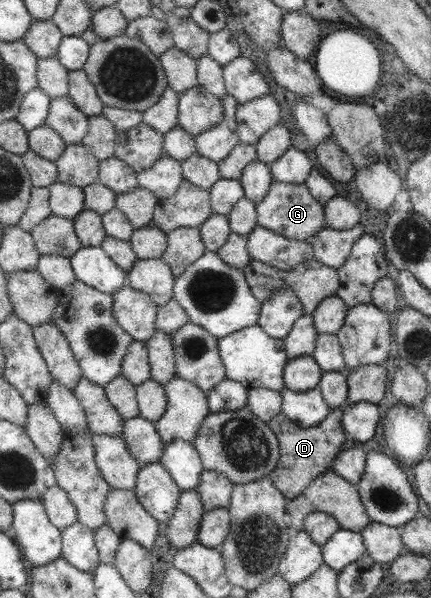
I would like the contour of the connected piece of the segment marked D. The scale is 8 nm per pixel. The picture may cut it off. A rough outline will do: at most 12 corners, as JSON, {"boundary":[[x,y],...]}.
{"boundary":[[340,408],[299,428],[268,421],[279,459],[267,478],[296,497],[330,471],[344,442]]}

